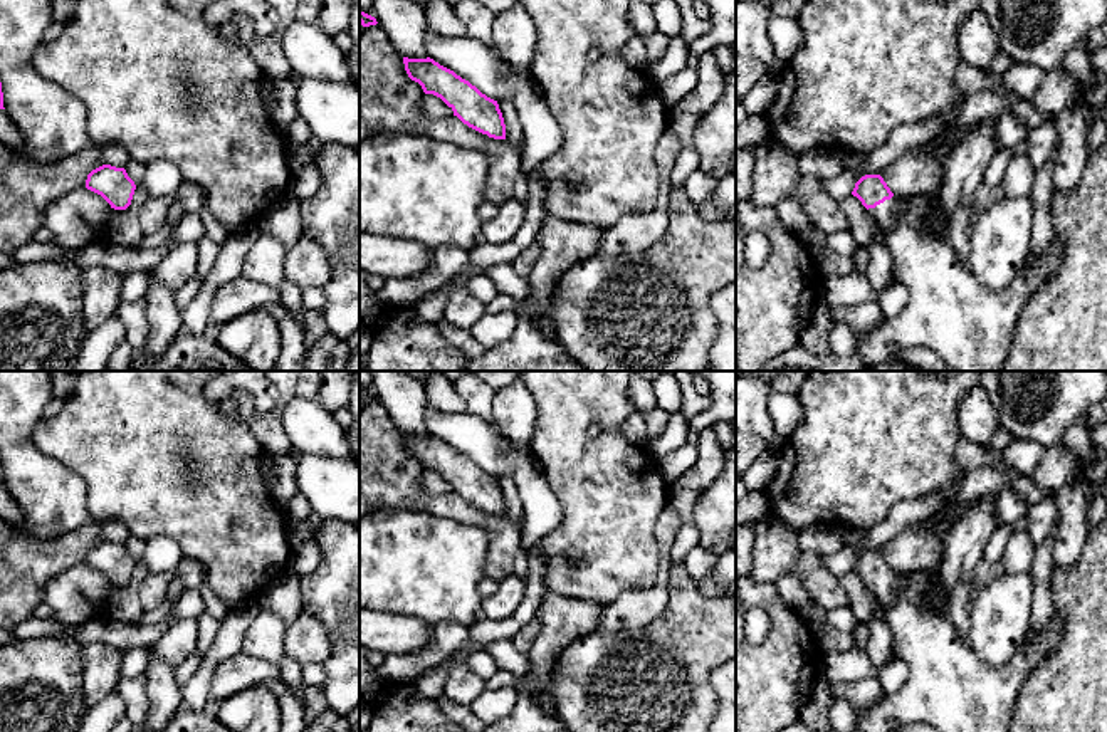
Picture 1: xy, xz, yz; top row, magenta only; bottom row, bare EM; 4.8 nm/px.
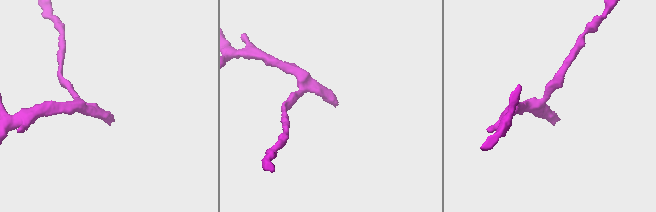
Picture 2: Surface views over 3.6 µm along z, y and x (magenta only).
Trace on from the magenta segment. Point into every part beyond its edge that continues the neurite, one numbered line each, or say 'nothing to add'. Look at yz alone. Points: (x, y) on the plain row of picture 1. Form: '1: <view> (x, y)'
1: yz (884, 590)

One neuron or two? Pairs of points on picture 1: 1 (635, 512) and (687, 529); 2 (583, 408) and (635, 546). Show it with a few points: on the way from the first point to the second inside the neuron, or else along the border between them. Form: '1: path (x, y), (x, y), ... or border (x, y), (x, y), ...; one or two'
1: border (671, 489), (667, 504); two
2: path (578, 442), (578, 464), (610, 496), (610, 512); one

